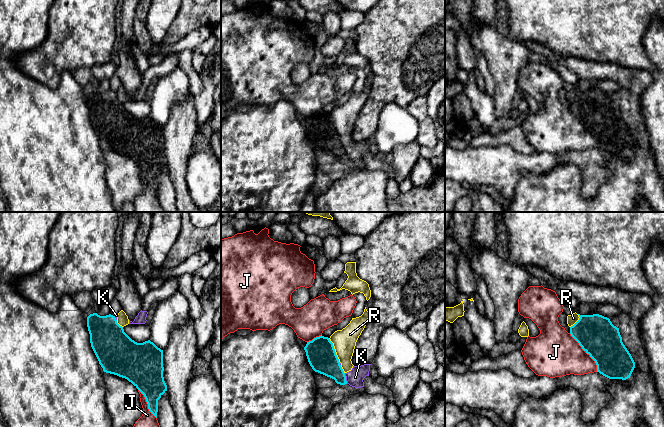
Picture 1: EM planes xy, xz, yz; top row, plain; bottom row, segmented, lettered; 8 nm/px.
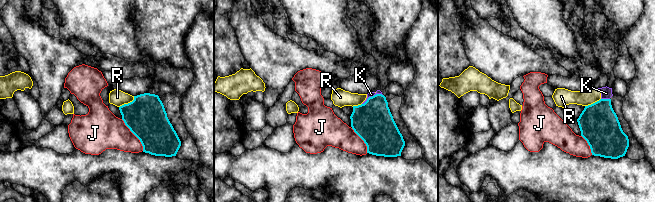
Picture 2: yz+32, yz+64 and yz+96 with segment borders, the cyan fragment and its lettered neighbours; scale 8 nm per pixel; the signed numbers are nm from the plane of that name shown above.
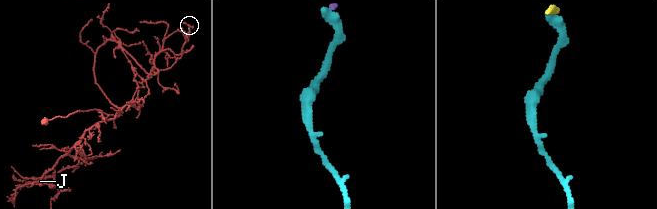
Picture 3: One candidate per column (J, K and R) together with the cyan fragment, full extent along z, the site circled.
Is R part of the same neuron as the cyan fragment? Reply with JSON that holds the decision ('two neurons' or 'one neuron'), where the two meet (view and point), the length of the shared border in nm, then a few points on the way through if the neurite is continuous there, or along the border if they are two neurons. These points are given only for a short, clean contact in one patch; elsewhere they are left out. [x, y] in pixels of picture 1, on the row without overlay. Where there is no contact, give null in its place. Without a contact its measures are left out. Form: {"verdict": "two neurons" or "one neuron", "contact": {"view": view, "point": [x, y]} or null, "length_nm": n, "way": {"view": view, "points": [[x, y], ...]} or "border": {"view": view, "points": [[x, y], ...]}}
{"verdict": "two neurons", "contact": {"view": "xz", "point": [334, 126]}, "length_nm": 220, "border": {"view": "xz", "points": [[328, 114], [340, 138]]}}

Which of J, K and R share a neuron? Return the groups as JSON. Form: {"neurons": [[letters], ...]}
{"neurons": [["J"], ["K", "R"]]}

